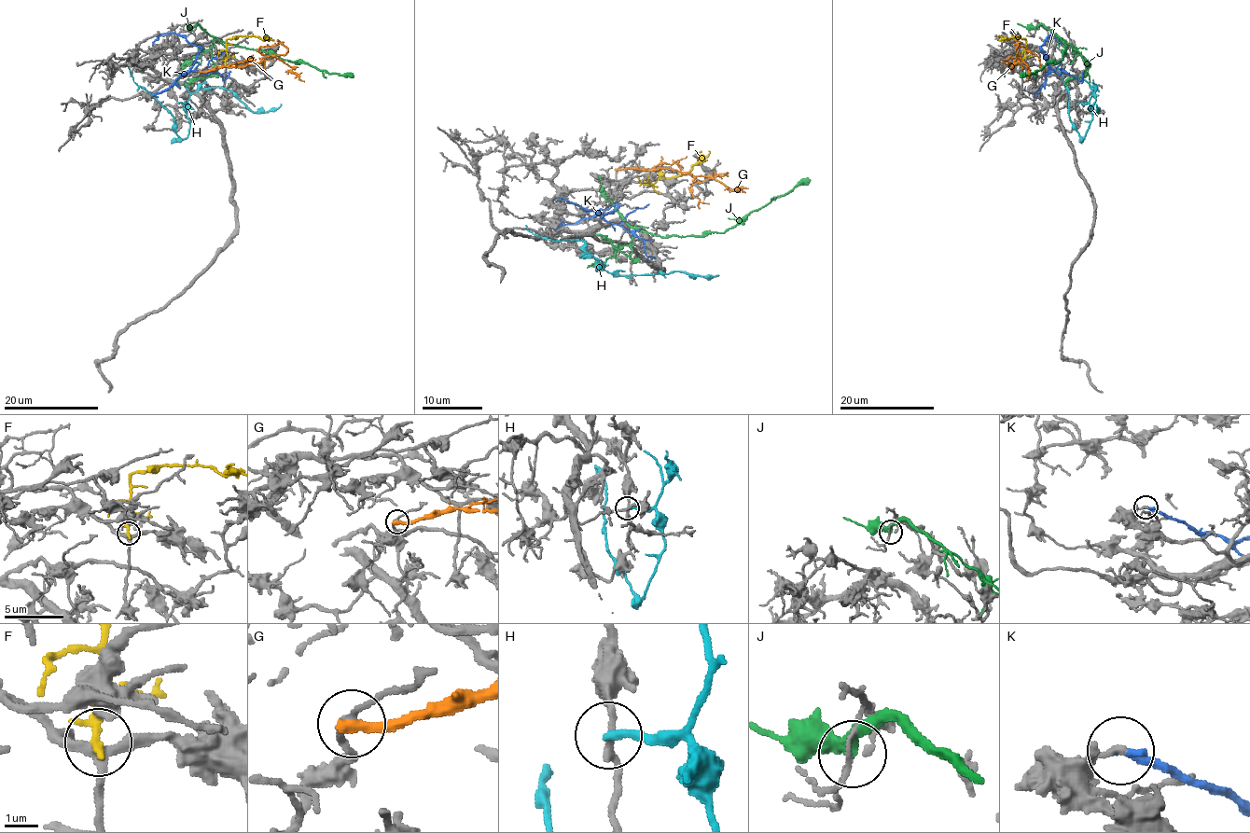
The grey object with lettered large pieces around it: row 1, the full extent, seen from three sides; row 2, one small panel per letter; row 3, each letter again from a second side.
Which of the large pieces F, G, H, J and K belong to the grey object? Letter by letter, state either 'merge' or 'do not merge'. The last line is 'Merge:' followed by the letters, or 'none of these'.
F: do not merge
G: do not merge
H: do not merge
J: do not merge
K: do not merge
Merge: none of these

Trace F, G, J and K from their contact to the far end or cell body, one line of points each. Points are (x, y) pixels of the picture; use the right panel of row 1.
F: (1020, 62), (1024, 54), (1024, 39), (1020, 36), (998, 39)
G: (1012, 71), (1019, 58), (1015, 49), (1019, 44), (1038, 58), (1043, 71)
J: (1036, 30), (1043, 25), (1066, 45), (1066, 49), (1062, 59), (1047, 62), (1034, 74), (1020, 76)
K: (1035, 94), (1048, 71), (1047, 54), (1041, 48), (1045, 40), (1051, 33), (1061, 45)

